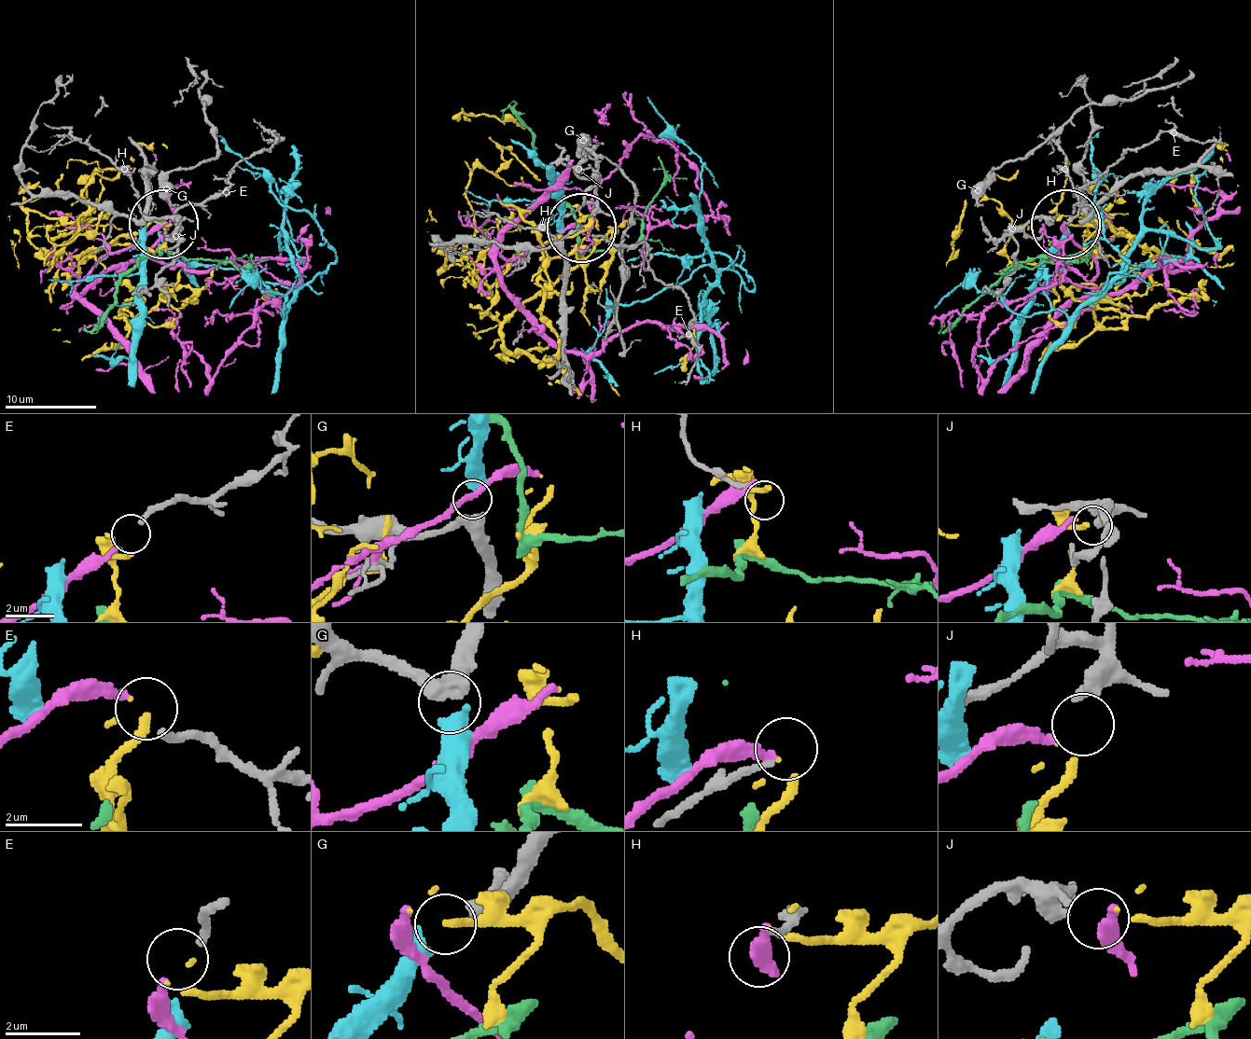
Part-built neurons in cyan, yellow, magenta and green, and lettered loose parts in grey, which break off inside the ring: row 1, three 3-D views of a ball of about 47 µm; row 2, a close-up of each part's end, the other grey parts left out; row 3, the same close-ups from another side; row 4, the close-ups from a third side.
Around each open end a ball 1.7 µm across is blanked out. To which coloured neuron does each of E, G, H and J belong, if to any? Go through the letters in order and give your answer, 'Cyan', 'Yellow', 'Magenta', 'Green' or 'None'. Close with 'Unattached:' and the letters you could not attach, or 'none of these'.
E: Magenta
G: Cyan
H: None
J: Yellow
Unattached: H

